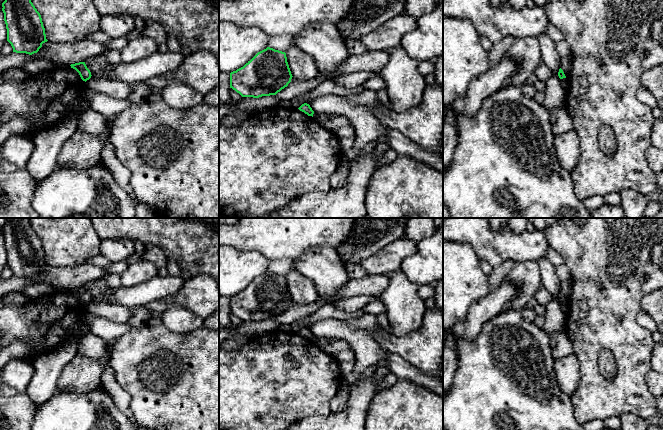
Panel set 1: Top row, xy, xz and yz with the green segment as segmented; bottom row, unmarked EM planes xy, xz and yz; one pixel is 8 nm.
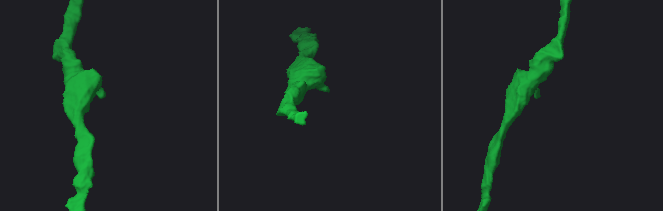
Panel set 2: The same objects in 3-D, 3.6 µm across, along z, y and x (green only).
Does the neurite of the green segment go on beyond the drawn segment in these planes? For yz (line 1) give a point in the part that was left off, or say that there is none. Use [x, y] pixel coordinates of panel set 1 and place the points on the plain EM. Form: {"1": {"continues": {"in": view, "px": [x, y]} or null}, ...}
{"1": {"continues": null}}

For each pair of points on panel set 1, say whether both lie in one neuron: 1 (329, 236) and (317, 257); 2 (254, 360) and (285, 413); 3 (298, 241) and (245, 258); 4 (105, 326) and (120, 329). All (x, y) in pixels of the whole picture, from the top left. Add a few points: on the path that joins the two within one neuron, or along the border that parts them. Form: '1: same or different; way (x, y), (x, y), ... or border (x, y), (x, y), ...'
1: different; border (336, 248), (328, 246), (313, 247), (302, 254)
2: same; way (266, 373), (266, 394), (272, 400)
3: different; border (237, 248), (257, 250), (269, 261)
4: same; way (109, 329), (116, 329)

